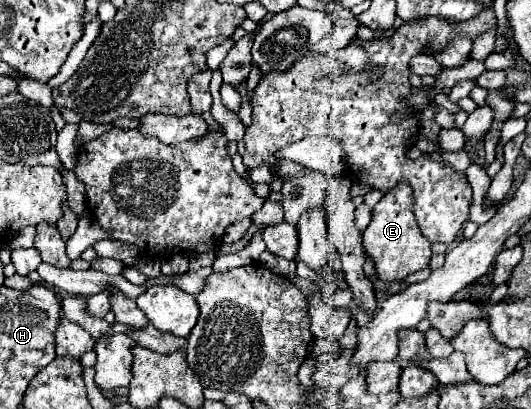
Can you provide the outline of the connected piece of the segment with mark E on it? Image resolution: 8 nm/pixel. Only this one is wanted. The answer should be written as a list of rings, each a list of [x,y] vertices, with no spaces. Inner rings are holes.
[[[398,183],[388,195],[384,195],[372,209],[372,221],[362,233],[362,245],[366,255],[374,261],[376,275],[382,281],[402,281],[410,273],[428,267],[432,251],[428,239],[422,237],[420,227],[412,213],[412,189],[408,183]]]

